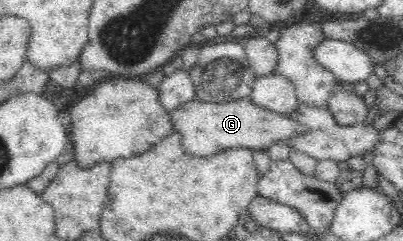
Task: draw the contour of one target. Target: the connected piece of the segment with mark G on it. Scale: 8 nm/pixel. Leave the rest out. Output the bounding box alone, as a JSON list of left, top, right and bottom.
[170,97,306,156]

